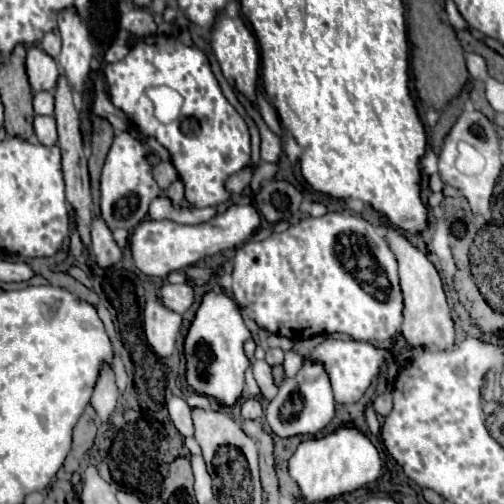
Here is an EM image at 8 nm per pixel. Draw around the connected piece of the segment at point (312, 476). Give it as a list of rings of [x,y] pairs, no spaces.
[[[342,424],[334,432],[322,438],[308,438],[302,442],[288,462],[292,480],[300,486],[304,502],[330,500],[346,492],[354,492],[360,486],[374,482],[380,476],[382,460],[370,438],[358,428]]]

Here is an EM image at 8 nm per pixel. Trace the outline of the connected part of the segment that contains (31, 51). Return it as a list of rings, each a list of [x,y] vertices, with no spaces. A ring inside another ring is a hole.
[[[30,46],[28,48],[26,72],[28,72],[28,80],[30,80],[30,86],[32,86],[32,92],[56,90],[56,82],[60,78],[58,64],[40,46]]]

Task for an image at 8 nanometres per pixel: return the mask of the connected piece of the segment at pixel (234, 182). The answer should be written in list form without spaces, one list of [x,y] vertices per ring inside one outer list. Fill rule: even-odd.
[[[244,168],[244,170],[236,172],[234,176],[230,176],[226,182],[226,190],[232,194],[242,194],[242,190],[250,184],[252,172],[254,172],[254,168]]]

